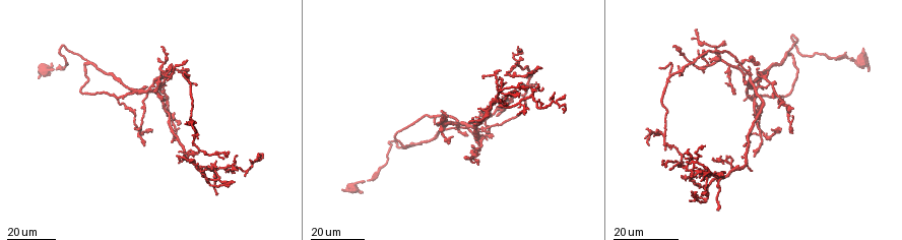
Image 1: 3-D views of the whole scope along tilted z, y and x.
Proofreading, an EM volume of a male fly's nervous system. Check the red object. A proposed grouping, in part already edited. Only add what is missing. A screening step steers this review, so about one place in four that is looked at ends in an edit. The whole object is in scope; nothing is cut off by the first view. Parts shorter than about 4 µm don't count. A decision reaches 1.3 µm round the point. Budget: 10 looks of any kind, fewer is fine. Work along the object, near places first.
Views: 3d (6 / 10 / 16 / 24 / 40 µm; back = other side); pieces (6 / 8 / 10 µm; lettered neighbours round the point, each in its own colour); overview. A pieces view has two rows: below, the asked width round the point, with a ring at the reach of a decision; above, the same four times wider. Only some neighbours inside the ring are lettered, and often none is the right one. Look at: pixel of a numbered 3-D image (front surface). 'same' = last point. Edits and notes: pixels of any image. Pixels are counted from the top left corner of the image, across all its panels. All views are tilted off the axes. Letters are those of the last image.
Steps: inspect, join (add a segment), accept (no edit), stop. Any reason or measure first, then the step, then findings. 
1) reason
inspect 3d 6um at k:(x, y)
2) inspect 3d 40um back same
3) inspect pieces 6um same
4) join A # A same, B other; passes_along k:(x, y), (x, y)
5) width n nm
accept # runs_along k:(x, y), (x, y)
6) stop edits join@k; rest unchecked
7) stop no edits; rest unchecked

an open end
inspect 3d 24um at 1:(735, 91)

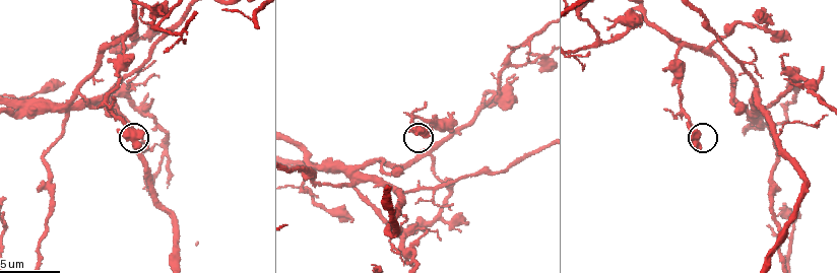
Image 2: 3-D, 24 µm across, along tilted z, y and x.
inspect 3d 10um at 2:(693, 144)

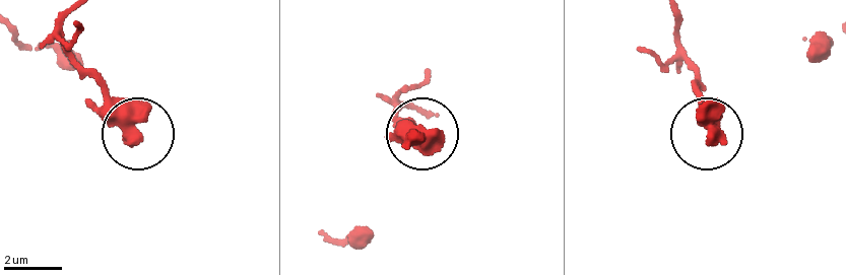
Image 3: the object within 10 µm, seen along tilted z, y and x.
inspect pieces 10um at 3:(136, 138)

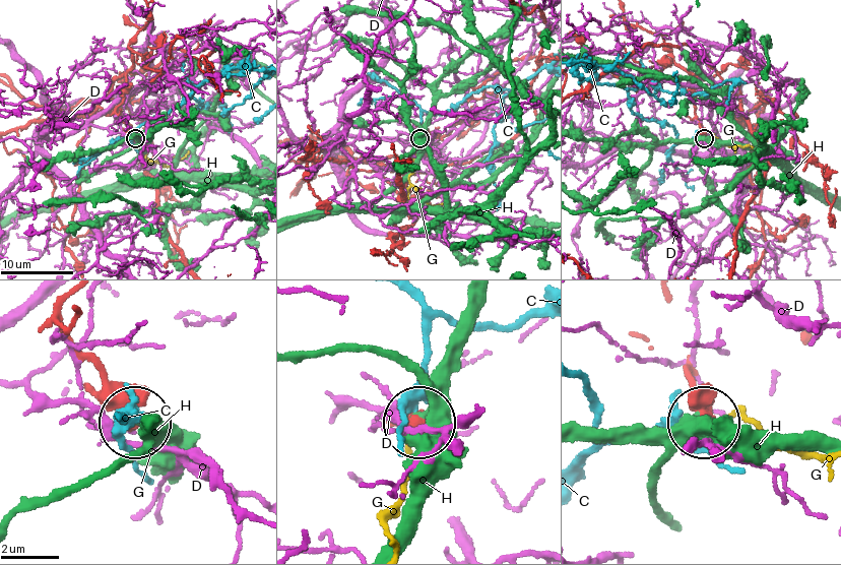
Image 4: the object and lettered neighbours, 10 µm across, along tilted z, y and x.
width 410 nm
accept # C other, D other, G other, H other; no lettered segment goes on from it

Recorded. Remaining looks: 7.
an open end
inspect pieces 8um at 2:(64, 83)

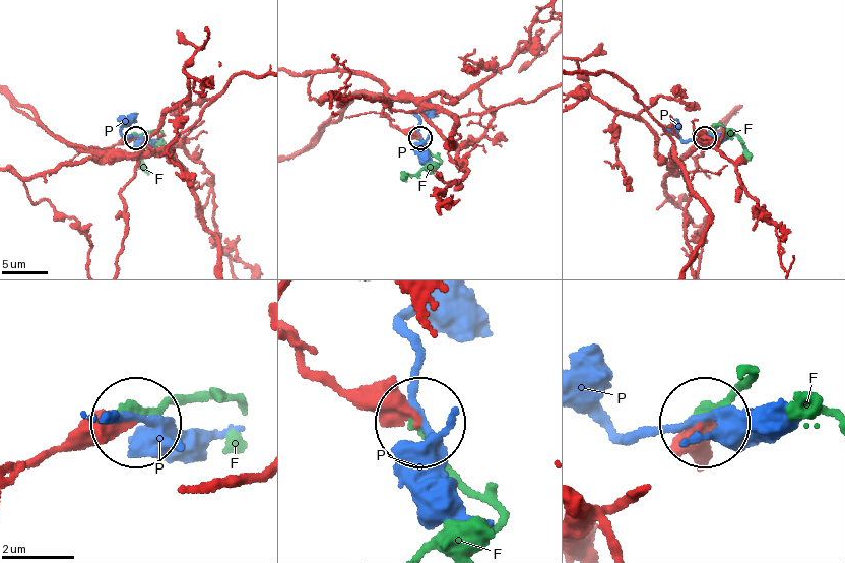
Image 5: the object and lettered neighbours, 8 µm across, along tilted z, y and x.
width 340 nm
accept # F other, P other; runs_along 5:(12, 474), (64, 444), (130, 427); none of them fits

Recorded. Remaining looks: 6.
free end
inspect pieces 8um at 2:(821, 69)

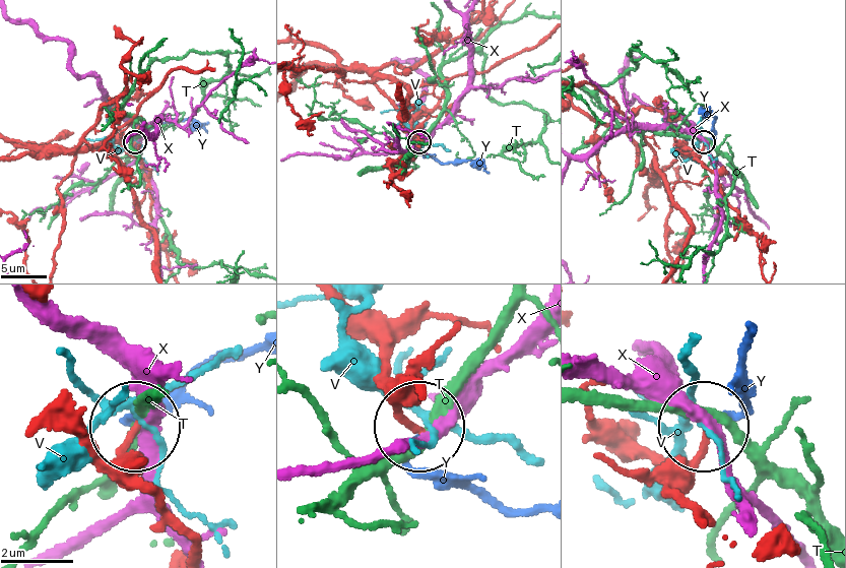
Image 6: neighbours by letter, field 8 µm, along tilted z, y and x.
join Y # T other, V other, X other, Y same; passes_along 6:(383, 354), (422, 430), (424, 469), (536, 511); the neuron continues

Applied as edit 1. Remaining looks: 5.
tapers out
inspect 3d 24um at 1:(177, 162)

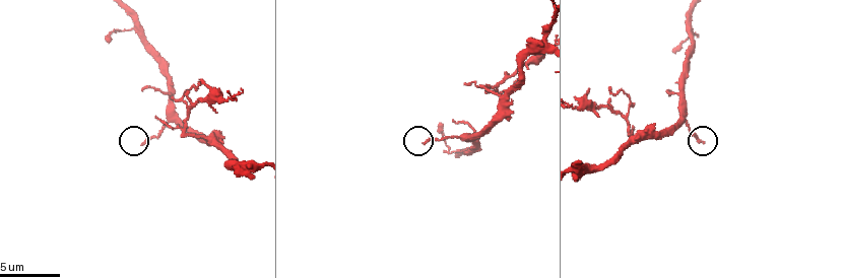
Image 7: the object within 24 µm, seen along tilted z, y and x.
inspect pieces 6um at 7:(143, 143)

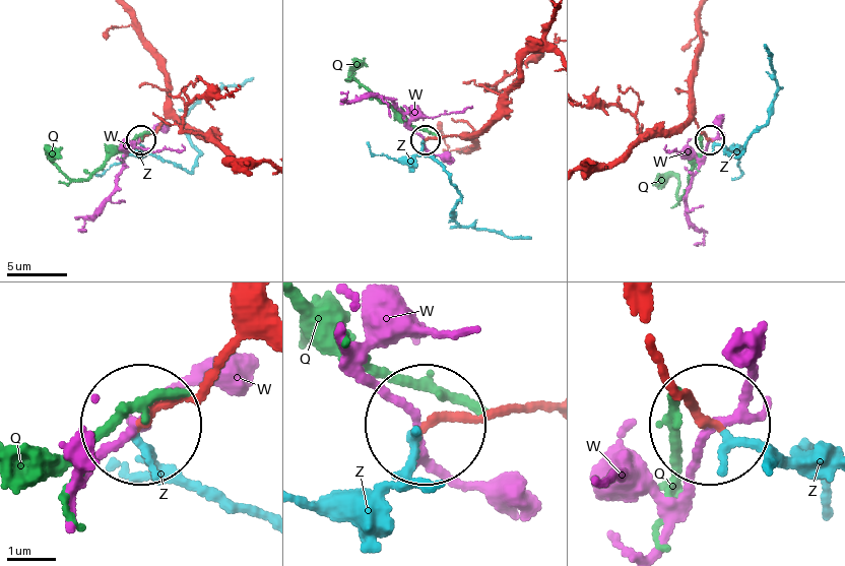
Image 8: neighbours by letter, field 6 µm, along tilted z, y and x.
join Z # Q other, W other, Z same; passes_along 8:(694, 115), (739, 153), (776, 88), (765, 45); the neuron continues

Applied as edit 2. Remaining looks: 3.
inspect overview

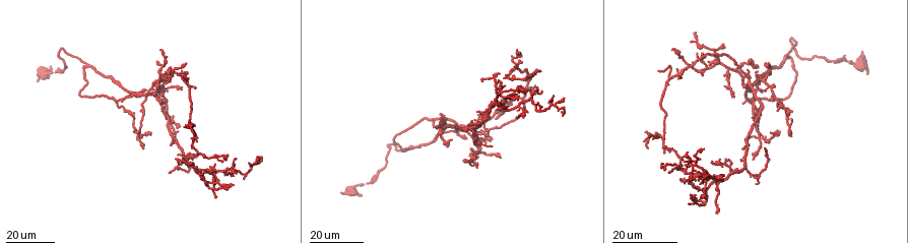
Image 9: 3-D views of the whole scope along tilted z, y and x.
branch stops here
inspect 3d 24um at 9:(689, 179)

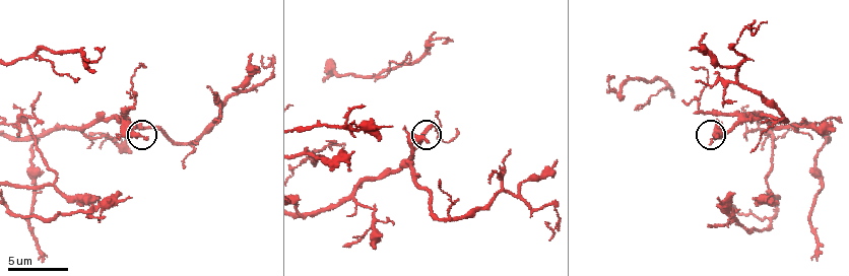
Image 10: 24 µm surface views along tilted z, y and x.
see the neighbours
inspect pieces 10um at 10:(716, 134)

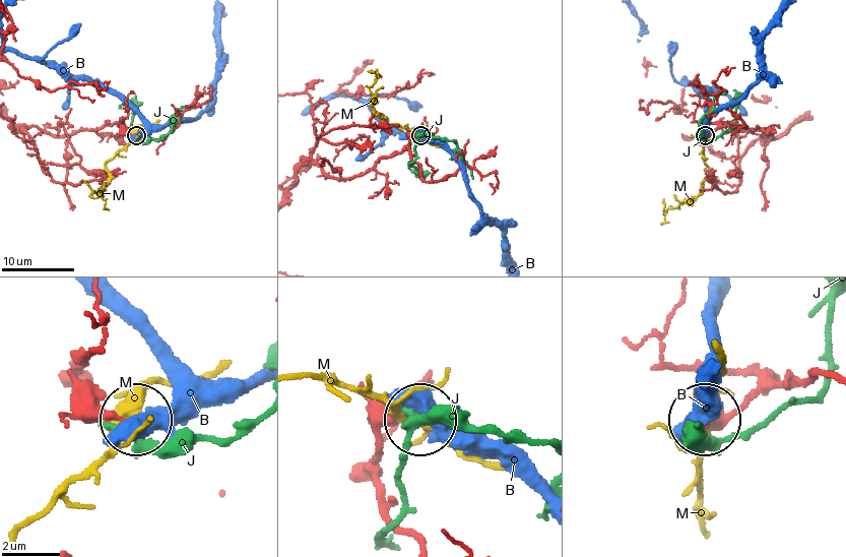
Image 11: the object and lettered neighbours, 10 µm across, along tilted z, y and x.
accept # B other, J other, M other; no lettered segment goes on from it

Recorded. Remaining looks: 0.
stop edits join@6, join@8; rest unchecked

